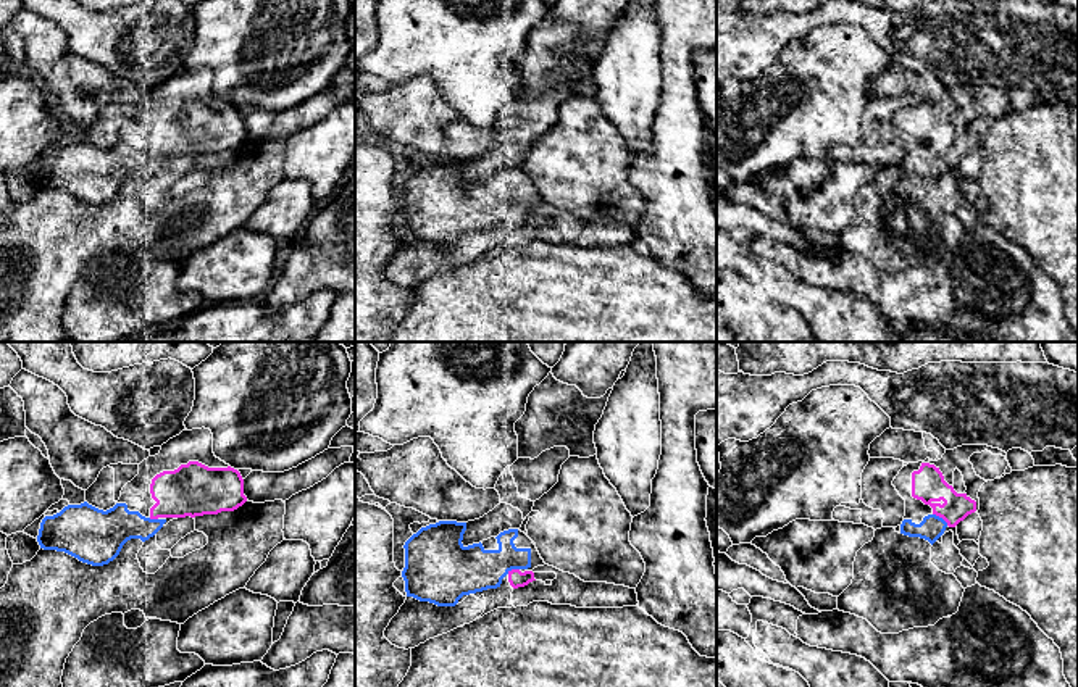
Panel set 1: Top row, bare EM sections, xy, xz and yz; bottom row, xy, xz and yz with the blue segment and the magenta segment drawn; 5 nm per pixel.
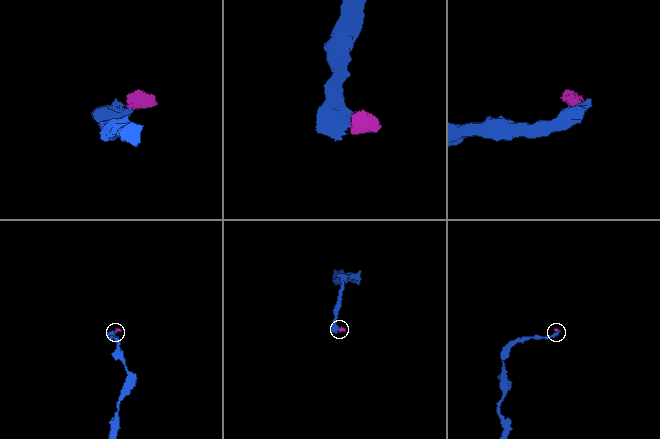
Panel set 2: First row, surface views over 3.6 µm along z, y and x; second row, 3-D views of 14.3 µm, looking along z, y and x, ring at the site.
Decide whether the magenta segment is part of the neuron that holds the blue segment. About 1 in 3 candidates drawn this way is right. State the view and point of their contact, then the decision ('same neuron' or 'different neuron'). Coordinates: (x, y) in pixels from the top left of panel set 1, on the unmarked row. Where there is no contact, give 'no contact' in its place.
yz (941, 157) | same neuron

